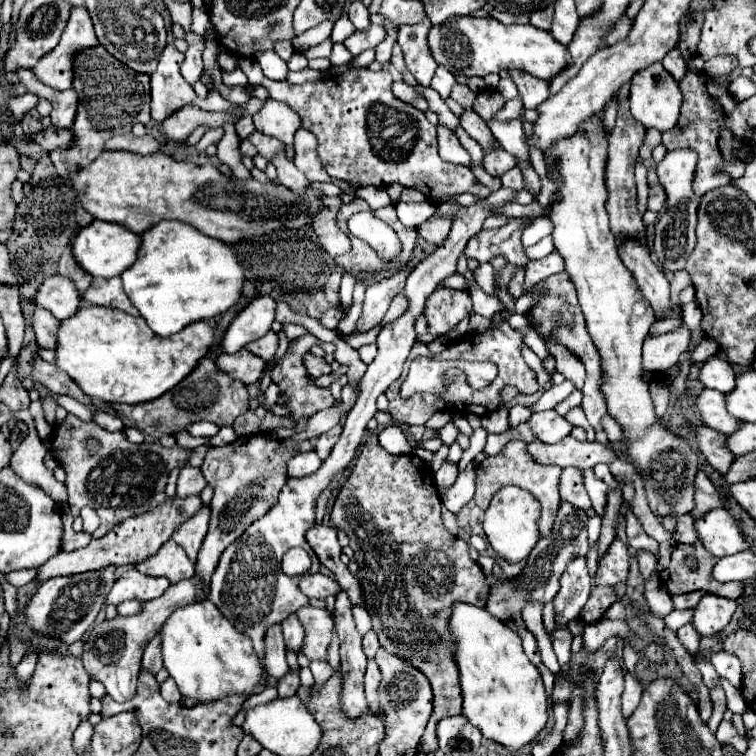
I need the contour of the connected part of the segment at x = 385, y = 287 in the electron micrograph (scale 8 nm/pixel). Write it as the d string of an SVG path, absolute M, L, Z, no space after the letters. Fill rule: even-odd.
M402 267L402 269L394 271L388 279L386 277L378 279L366 289L364 309L362 309L362 315L360 315L358 323L356 323L354 333L364 333L364 331L376 327L382 321L384 313L388 311L388 305L390 305L392 297L402 291L402 287L406 283L406 275L410 271L412 271L410 267Z

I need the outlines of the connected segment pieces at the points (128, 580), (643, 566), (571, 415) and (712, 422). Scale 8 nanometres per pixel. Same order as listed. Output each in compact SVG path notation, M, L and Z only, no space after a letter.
M130 569L114 583L110 593L106 595L106 605L118 607L122 601L128 601L128 599L152 601L160 597L168 585L170 581L166 577L150 577L136 569Z
M644 549L638 551L638 565L640 565L640 573L642 573L644 579L648 579L648 577L654 573L656 563L658 563L658 559L656 559L654 553L644 551Z
M580 407L570 409L570 411L566 413L566 421L568 421L568 423L572 423L574 427L582 427L582 429L586 429L588 439L590 439L590 441L594 441L594 429L592 429L592 425L588 423L588 419L586 419L586 415L584 415L584 411L582 411Z
M702 389L702 393L696 397L696 411L700 413L706 427L718 431L718 433L730 433L736 431L738 419L728 415L724 405L724 395L714 389Z

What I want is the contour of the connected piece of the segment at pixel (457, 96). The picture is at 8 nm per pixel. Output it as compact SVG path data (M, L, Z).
M454 85L454 91L452 91L450 97L456 103L460 103L464 109L468 109L468 107L472 107L472 101L474 101L476 93L470 87L466 87L466 85Z

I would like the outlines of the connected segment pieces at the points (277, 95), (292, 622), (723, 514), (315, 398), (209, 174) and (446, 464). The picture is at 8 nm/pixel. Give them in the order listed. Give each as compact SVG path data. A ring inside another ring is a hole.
M240 59L238 65L246 73L250 85L266 87L272 99L286 103L300 115L302 127L318 137L318 155L332 179L344 179L356 187L386 187L390 183L400 183L402 187L426 193L432 203L442 203L446 197L462 193L480 197L490 195L470 169L440 159L436 127L420 109L402 103L392 95L390 85L394 77L386 69L378 73L370 69L350 69L344 75L328 77L318 83L292 85L288 81L264 77L254 59ZM402 133L406 133L406 147L396 147L394 139Z
M290 615L288 619L282 621L282 633L284 633L286 649L300 651L300 645L302 645L302 625L298 623L298 619L294 615Z
M722 507L712 509L706 515L698 517L694 521L694 529L700 537L700 543L716 557L734 555L734 553L748 549L748 543L738 523Z
M310 333L298 337L298 339L294 341L292 349L278 361L278 365L276 365L274 371L272 371L272 381L280 387L280 391L284 391L282 395L286 395L284 407L290 411L288 417L292 417L294 420L298 420L304 416L312 416L314 413L318 413L318 411L322 411L322 409L326 409L326 407L332 407L332 405L336 403L334 397L330 395L330 391L328 391L326 387L318 387L318 385L314 383L314 377L308 375L306 367L302 367L302 351L310 349L310 347L316 345L316 343L320 343L320 341L318 341L314 335L310 335Z
M102 151L100 157L88 167L70 171L68 179L70 179L72 189L76 191L78 201L94 219L118 223L134 233L142 233L146 227L152 227L154 223L162 219L178 219L182 223L196 227L204 235L212 239L220 239L224 243L236 243L244 237L270 233L280 227L296 229L296 227L308 225L312 223L312 215L320 209L320 199L322 199L322 193L314 189L306 191L306 197L298 197L294 191L278 183L264 185L264 183L258 183L256 179L242 183L242 181L236 181L234 177L222 175L212 165L196 167L194 163L180 163L180 161L174 161L166 153L136 155L128 151Z
M448 459L442 461L442 467L436 473L436 487L442 493L442 487L450 487L450 483L454 483L454 479L458 477L458 463L450 463Z

